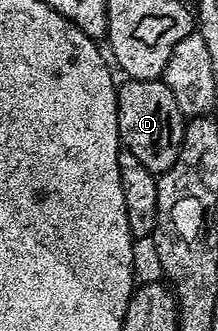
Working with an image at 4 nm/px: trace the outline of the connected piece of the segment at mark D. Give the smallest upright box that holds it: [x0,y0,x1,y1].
[117,79,187,174]

